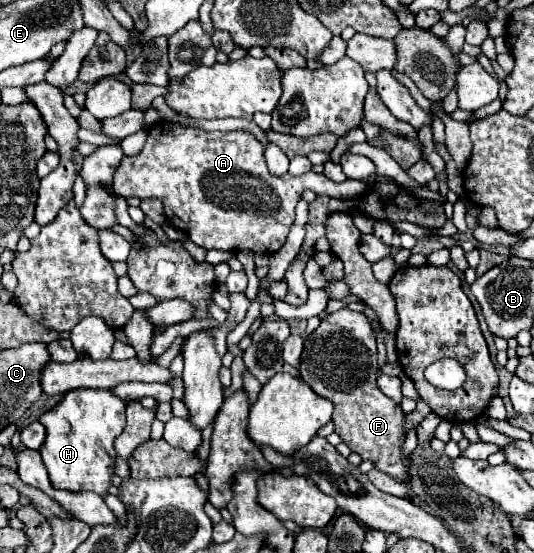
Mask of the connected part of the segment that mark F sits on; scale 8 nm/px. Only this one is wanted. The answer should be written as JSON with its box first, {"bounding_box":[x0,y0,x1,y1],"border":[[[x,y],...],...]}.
{"bounding_box":[300,309,410,481],"border":[[[340,309],[318,325],[304,341],[304,351],[300,359],[300,377],[314,389],[320,397],[334,403],[334,431],[362,459],[374,463],[376,469],[388,473],[396,481],[406,481],[410,477],[410,457],[404,457],[402,447],[406,441],[404,433],[404,411],[376,385],[378,375],[378,351],[376,333],[364,313],[354,313],[350,309]]]}

